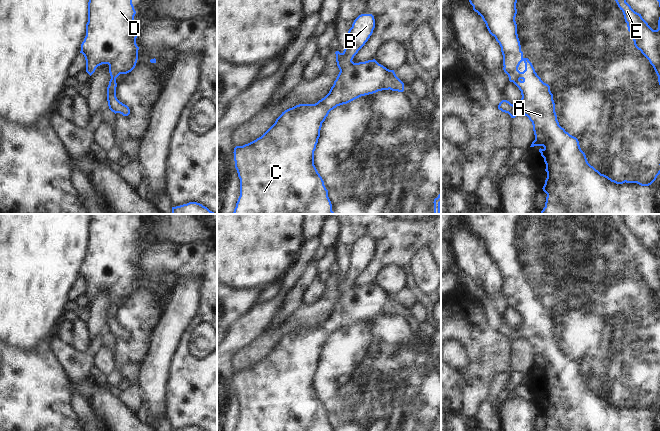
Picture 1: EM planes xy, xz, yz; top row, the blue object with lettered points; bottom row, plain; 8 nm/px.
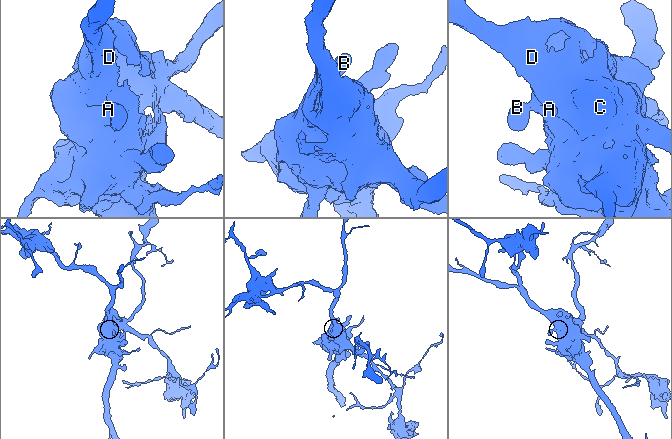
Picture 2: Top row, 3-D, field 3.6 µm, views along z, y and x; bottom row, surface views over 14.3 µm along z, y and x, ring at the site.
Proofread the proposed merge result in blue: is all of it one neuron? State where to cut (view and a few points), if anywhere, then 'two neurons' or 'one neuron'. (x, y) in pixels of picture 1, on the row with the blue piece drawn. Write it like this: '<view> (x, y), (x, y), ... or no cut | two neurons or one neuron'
no cut | one neuron

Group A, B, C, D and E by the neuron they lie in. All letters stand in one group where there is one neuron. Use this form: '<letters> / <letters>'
A B C D E

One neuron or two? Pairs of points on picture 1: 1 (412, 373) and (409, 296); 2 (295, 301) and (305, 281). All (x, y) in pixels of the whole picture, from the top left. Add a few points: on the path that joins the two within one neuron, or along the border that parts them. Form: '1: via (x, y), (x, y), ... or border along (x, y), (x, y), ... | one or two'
1: border along (393, 294), (408, 310) | two
2: via (295, 296), (300, 286) | one

